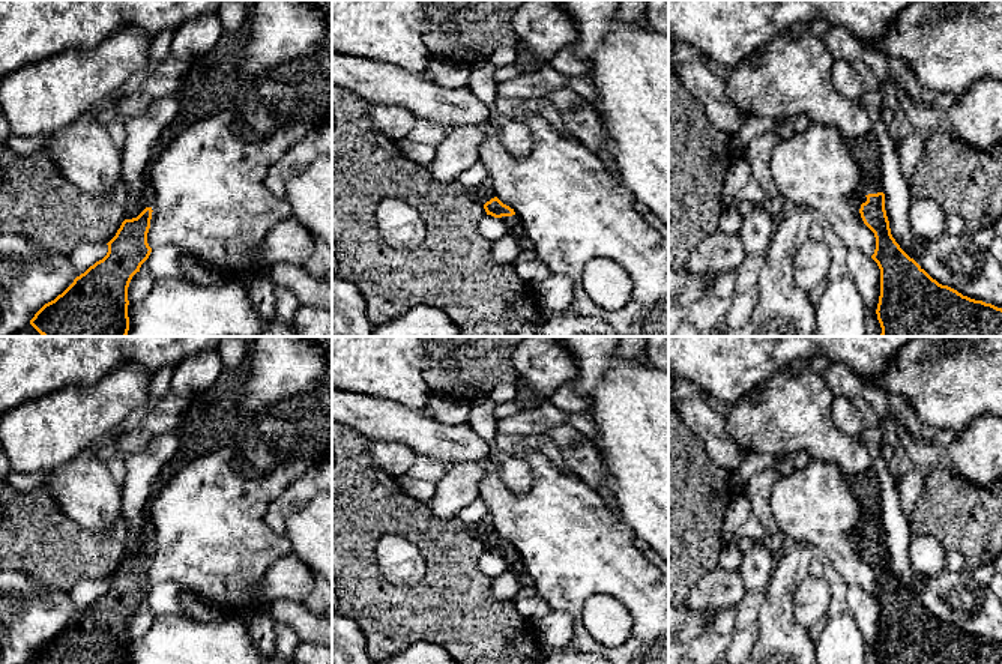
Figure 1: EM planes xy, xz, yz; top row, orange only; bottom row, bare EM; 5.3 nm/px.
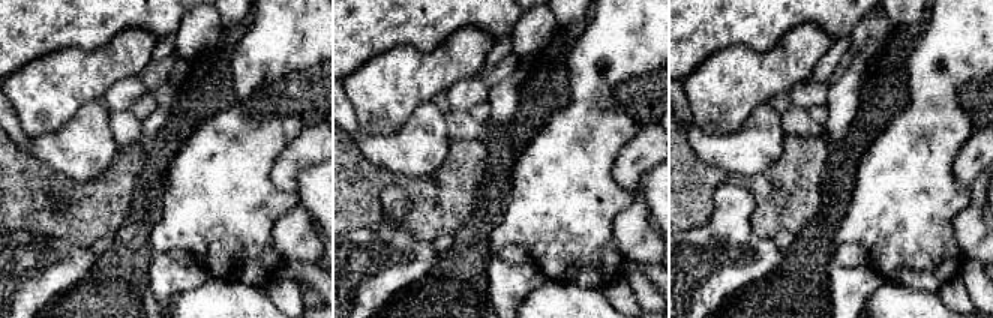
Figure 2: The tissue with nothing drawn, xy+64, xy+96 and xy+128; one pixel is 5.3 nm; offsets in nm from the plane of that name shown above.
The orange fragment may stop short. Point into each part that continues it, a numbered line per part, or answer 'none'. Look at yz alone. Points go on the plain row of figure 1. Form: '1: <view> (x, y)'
1: yz (866, 485)

